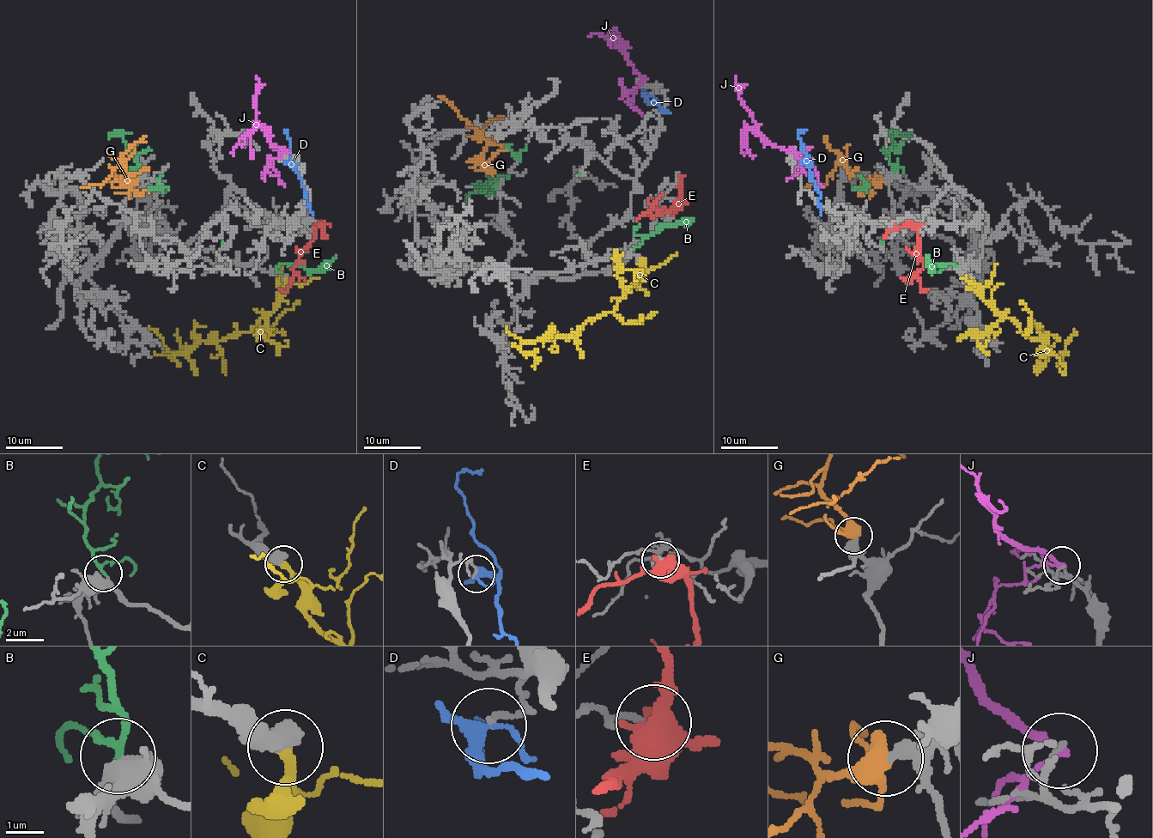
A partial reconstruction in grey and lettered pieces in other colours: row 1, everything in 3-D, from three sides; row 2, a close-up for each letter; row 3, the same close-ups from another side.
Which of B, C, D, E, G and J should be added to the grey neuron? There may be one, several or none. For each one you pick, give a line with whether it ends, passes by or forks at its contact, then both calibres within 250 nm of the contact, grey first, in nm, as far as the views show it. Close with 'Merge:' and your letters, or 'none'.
C: it passes by | 700/240 nm
E: it forks | 160/420 nm
Merge: C, E

